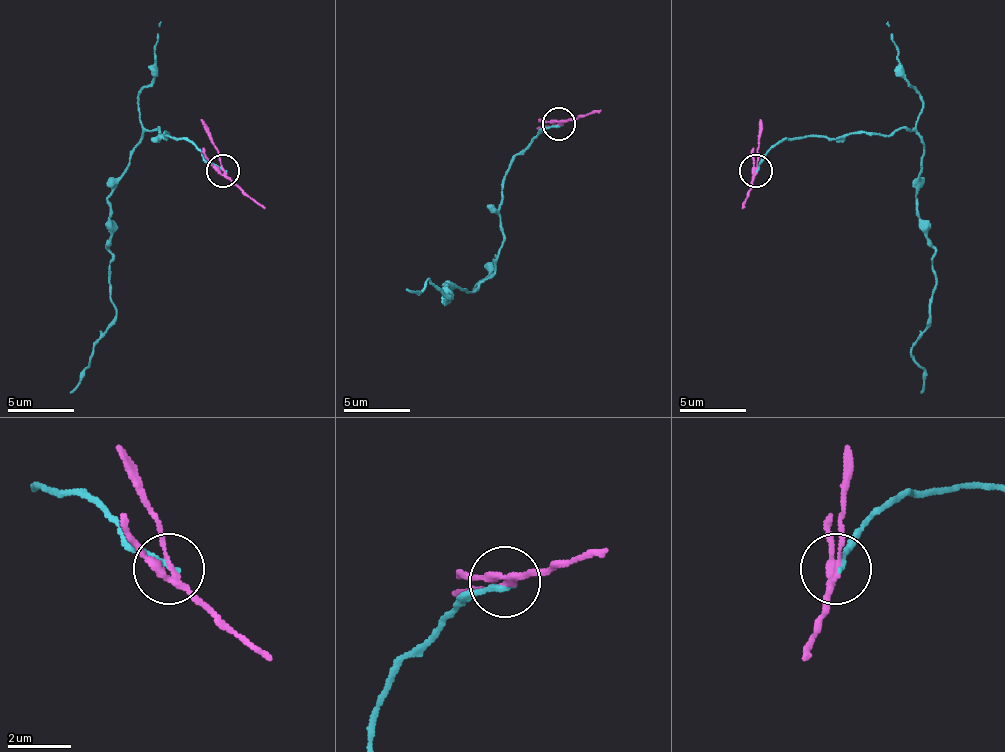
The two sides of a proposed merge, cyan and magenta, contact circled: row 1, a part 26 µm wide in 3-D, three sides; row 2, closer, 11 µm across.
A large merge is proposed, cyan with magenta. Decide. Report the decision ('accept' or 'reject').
reject

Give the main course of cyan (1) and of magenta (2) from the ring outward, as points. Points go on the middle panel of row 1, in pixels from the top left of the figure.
1: (559, 124), (506, 174), (496, 270), (476, 289), (446, 283), (446, 303), (453, 299), (430, 279), (407, 289)
2: (559, 124), (536, 127)

